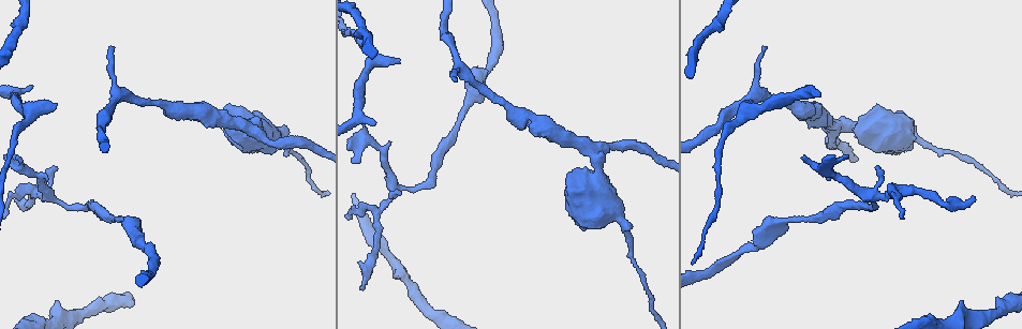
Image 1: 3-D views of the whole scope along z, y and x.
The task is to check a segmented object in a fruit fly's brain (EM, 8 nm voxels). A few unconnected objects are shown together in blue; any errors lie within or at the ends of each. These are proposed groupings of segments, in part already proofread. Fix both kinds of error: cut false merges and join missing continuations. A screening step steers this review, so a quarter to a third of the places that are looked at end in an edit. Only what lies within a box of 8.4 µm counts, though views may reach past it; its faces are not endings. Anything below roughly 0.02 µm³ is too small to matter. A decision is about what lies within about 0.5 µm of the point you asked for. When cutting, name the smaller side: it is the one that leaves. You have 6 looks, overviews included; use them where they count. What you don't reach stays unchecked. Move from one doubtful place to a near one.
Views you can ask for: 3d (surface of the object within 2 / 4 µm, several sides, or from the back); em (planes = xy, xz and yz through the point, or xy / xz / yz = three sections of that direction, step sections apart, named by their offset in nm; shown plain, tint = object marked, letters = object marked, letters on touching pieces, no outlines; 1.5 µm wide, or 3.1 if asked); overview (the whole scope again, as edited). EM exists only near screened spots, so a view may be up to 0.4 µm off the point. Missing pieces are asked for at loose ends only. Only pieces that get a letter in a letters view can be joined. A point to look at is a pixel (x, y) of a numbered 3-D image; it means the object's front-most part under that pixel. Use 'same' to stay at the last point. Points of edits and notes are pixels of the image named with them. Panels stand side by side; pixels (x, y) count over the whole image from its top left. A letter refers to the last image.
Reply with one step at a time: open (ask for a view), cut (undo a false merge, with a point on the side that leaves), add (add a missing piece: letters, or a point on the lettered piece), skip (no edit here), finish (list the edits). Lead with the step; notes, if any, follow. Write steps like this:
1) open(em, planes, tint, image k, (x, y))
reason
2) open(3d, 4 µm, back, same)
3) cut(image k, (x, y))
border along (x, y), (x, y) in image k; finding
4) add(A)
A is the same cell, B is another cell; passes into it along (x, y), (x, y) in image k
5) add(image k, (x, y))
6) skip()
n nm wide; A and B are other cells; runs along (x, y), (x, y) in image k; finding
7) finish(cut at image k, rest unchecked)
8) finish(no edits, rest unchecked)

open(3d, 4 µm, image 1, (496, 100))
calibre changes

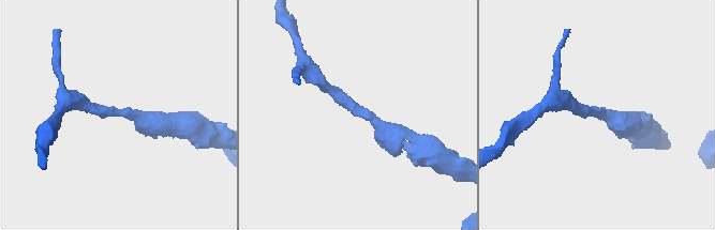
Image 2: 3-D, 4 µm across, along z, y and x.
open(em, yz, step 4, tint, image 2, (356, 112))
now the EM

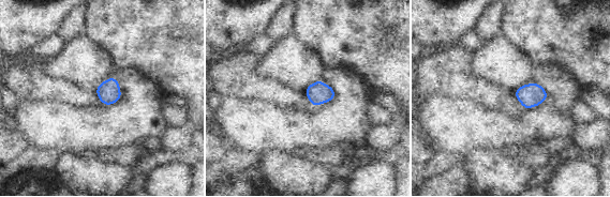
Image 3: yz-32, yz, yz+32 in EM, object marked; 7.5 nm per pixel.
open(em, planes, letters, same)
cut it another way

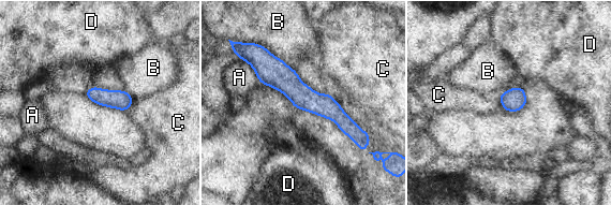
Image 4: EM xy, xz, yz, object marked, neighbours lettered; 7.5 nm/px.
skip()
B touches over 460 nm; A, B, C and D are other cells; border along (329, 92), (341, 108), (370, 137) in image 4; one neuron here

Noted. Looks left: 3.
open(em, planes, plain, image 1, (55, 105))
free end

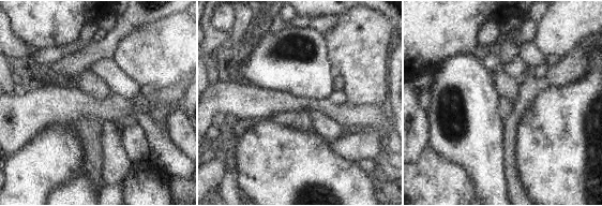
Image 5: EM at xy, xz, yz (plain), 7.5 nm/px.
open(em, planes, letters, same)
what lies round it

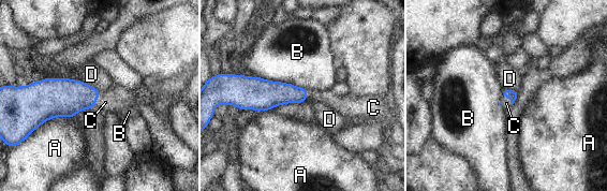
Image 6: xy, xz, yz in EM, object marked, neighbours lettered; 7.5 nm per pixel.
add(C)
B touches over 420 nm; C is the same cell, A, B and D are other cells; passes into it along (62, 97), (95, 100), (116, 99) in image 6; it goes on there

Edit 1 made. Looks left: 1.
finish(add at image 6, rest unchecked)

